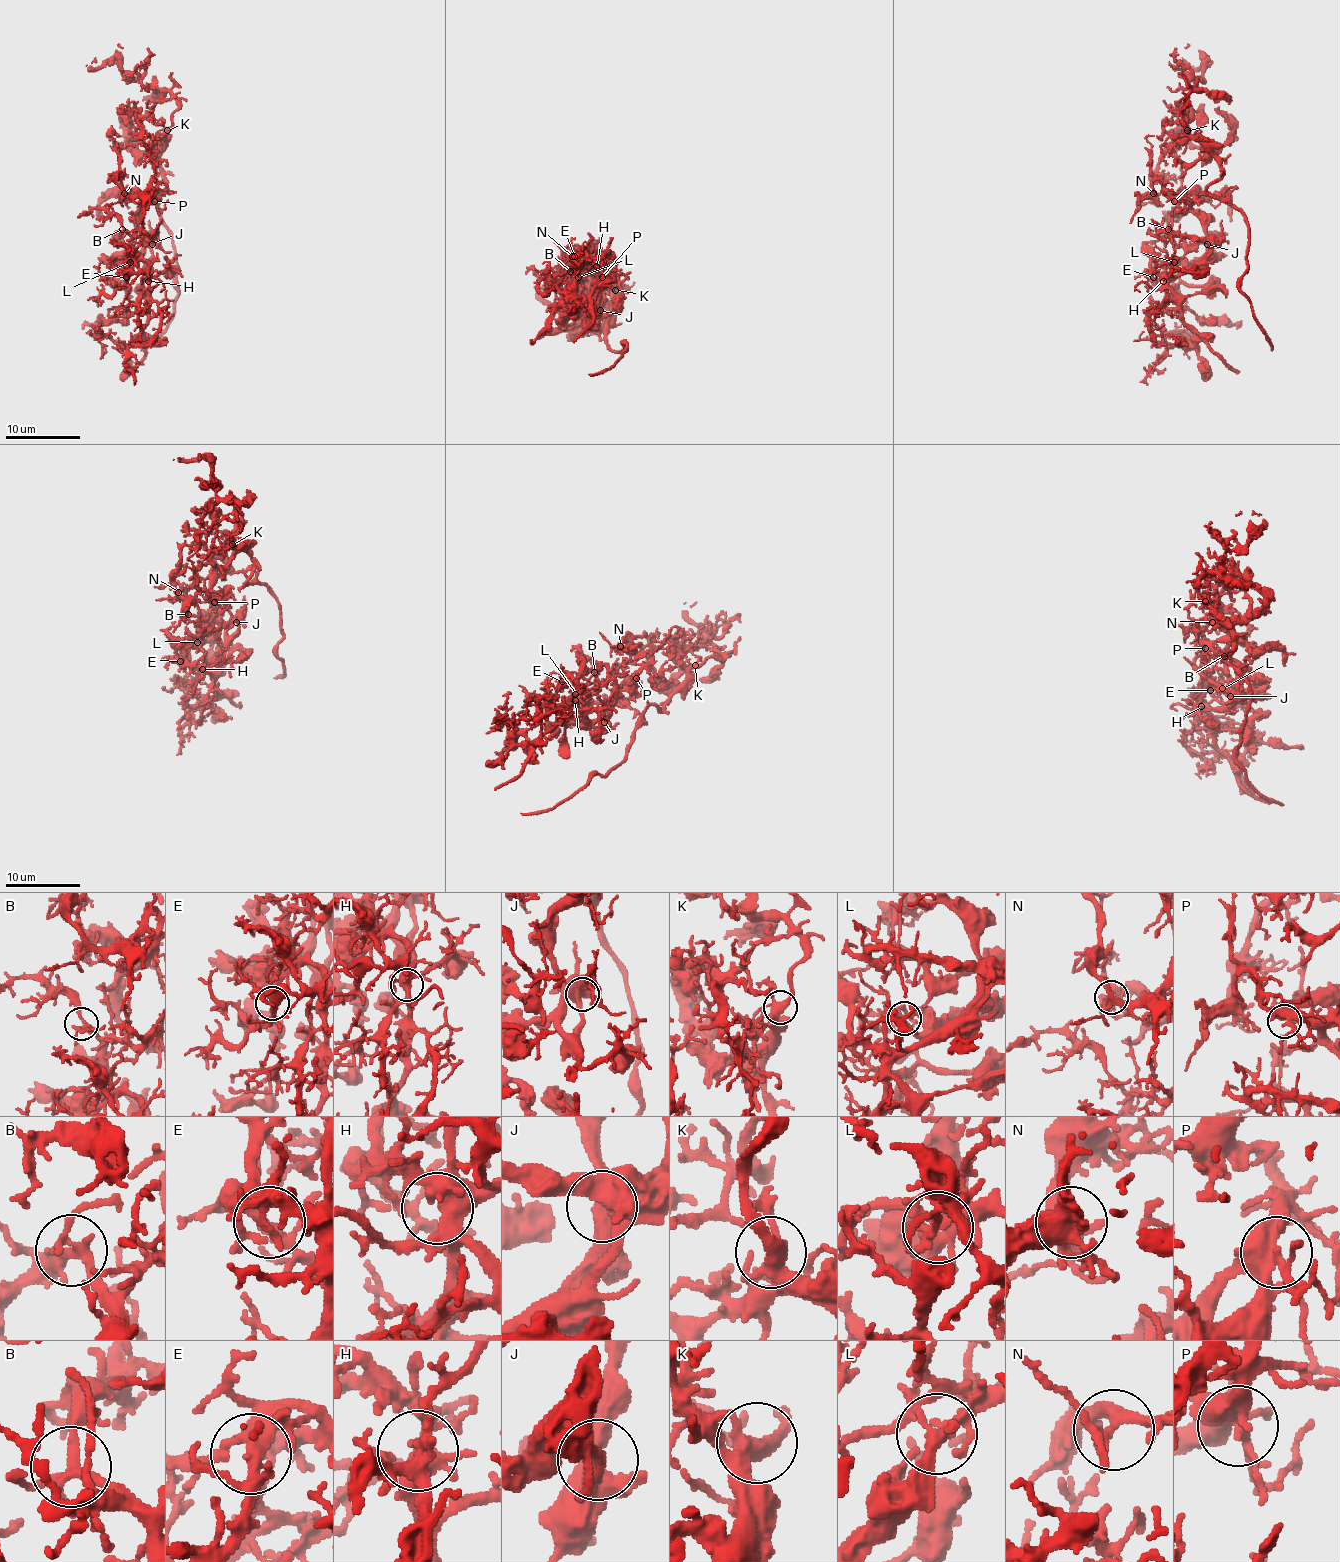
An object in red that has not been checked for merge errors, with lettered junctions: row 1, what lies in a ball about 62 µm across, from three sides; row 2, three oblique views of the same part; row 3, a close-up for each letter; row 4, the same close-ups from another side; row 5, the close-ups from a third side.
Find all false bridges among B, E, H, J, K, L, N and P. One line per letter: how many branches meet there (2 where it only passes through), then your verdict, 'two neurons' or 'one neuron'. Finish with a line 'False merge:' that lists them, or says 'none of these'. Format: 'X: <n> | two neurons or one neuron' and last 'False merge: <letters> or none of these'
B: 4 | one neuron
E: 4 | one neuron
H: 8 | one neuron
J: 4 | one neuron
K: 4 | one neuron
L: 4 | one neuron
N: 4 | one neuron
P: 5 | one neuron
False merge: none of these

